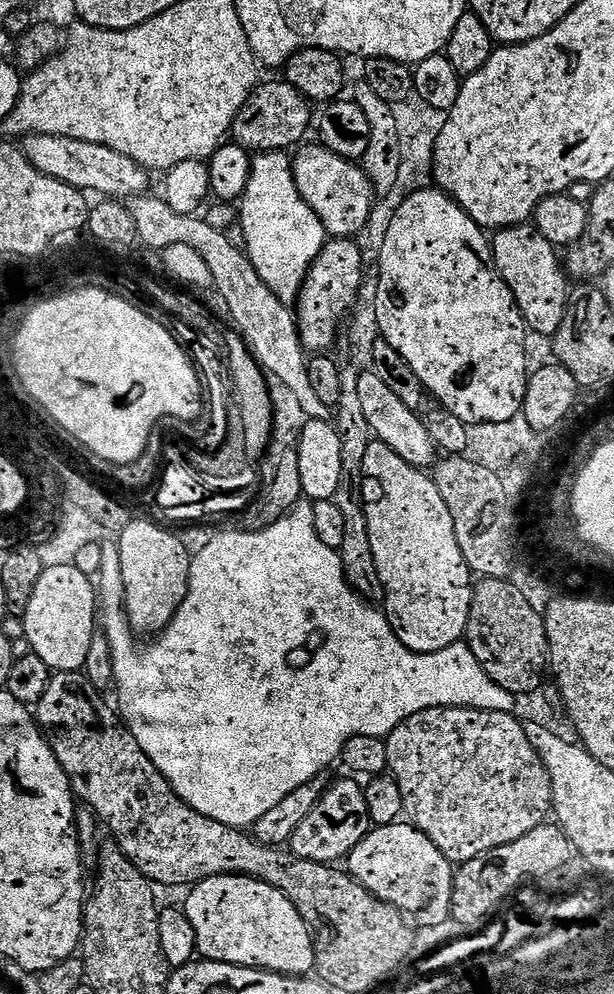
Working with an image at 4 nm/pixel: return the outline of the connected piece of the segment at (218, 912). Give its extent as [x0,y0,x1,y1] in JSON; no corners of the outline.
[182,876,316,978]

